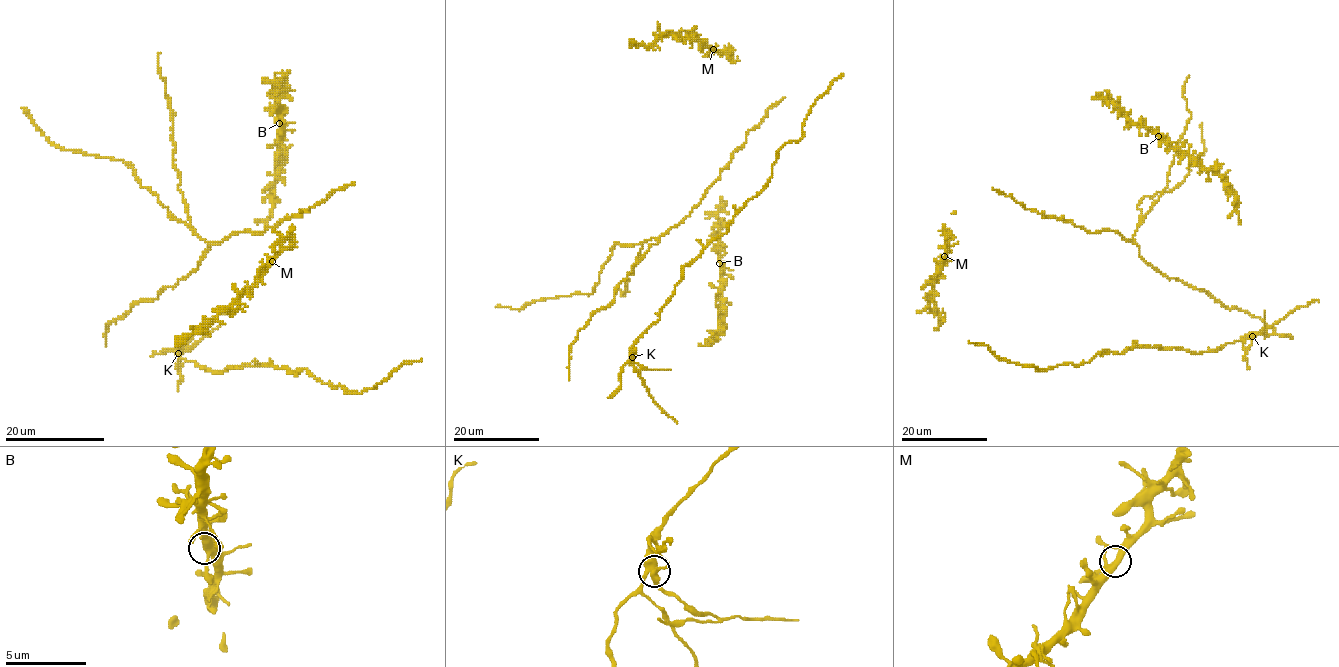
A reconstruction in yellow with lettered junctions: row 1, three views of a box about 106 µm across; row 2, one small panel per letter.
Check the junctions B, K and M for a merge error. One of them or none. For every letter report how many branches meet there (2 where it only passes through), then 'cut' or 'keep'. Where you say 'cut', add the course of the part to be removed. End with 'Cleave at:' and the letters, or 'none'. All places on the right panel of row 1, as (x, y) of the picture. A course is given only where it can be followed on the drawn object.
B: 4 | keep
K: 4 | cut | (1252, 336), (1263, 330), (1265, 311)
M: 4 | keep
Cleave at: K

